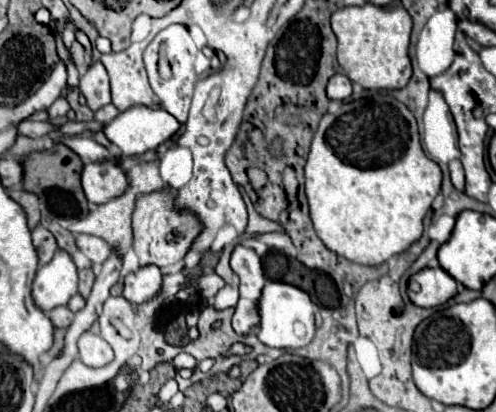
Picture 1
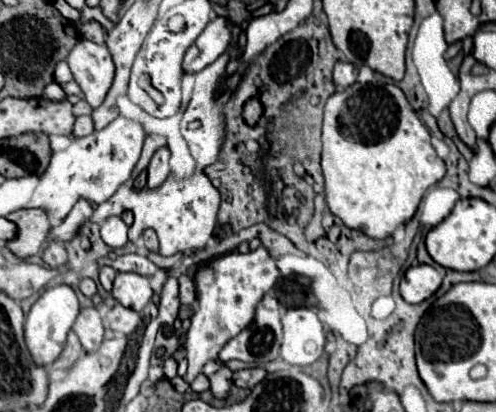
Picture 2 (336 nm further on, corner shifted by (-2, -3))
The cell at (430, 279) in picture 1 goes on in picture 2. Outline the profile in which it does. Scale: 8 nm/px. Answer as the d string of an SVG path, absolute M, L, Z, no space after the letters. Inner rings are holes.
M429 264L411 266L401 280L401 296L409 304L419 304L437 292L441 286L441 274Z

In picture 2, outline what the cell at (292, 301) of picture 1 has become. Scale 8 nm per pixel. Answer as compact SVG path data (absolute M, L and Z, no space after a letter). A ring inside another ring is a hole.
M289 308L283 316L281 358L293 366L309 366L325 346L325 330L311 308Z

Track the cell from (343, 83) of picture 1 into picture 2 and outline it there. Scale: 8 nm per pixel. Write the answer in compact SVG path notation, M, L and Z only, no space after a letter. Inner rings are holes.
M337 62L333 68L333 80L337 86L351 86L357 80L357 68L349 62Z

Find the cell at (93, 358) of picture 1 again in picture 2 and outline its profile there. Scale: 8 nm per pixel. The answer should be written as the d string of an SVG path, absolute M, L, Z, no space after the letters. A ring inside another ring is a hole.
M95 306L83 308L75 320L73 330L79 336L83 348L87 352L95 352L103 342L103 322L101 322L99 310Z

